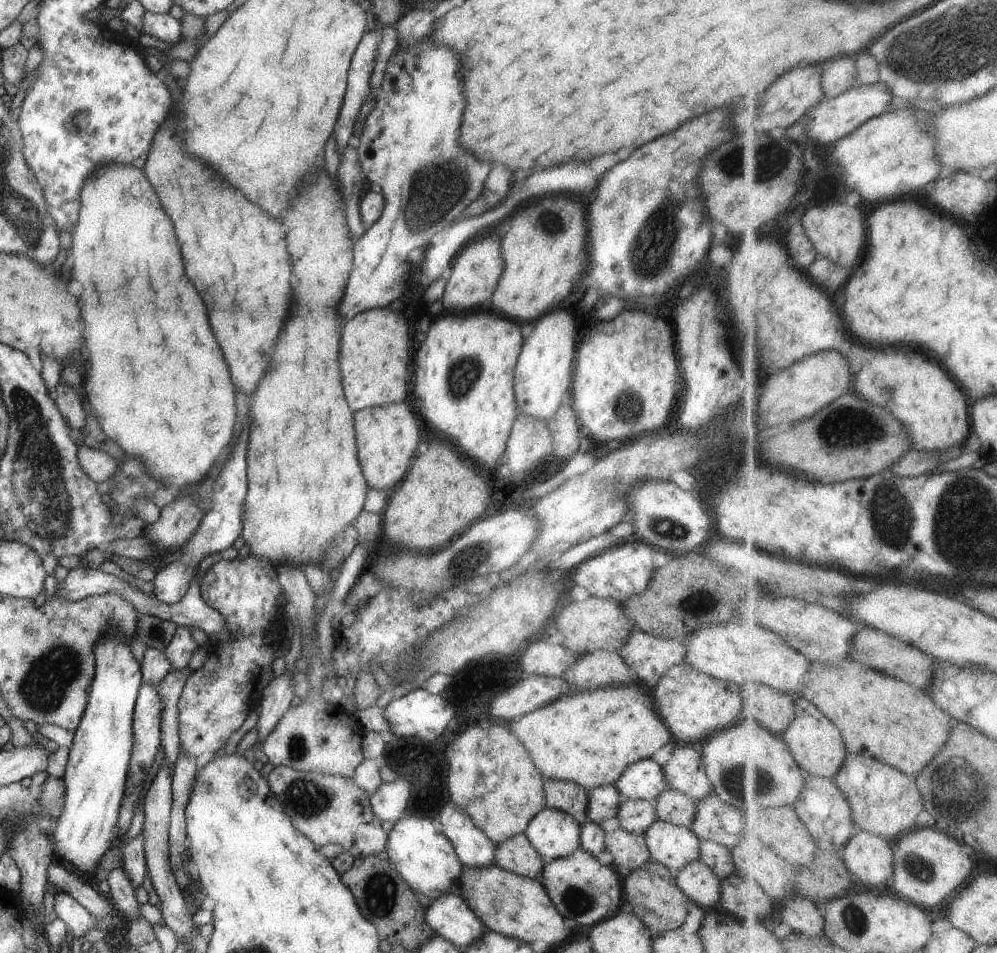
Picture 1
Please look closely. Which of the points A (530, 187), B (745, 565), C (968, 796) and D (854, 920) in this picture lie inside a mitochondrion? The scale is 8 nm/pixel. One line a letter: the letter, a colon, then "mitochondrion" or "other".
A: other
B: other
C: mitochondrion
D: mitochondrion

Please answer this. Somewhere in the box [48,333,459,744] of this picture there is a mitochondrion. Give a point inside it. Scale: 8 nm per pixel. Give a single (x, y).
(155, 634)

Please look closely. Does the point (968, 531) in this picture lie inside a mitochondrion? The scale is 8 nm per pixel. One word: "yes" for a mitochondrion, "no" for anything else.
yes

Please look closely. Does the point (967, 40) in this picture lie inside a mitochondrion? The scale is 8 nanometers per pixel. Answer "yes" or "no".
yes

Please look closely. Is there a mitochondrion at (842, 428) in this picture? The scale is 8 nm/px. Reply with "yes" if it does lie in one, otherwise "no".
yes

